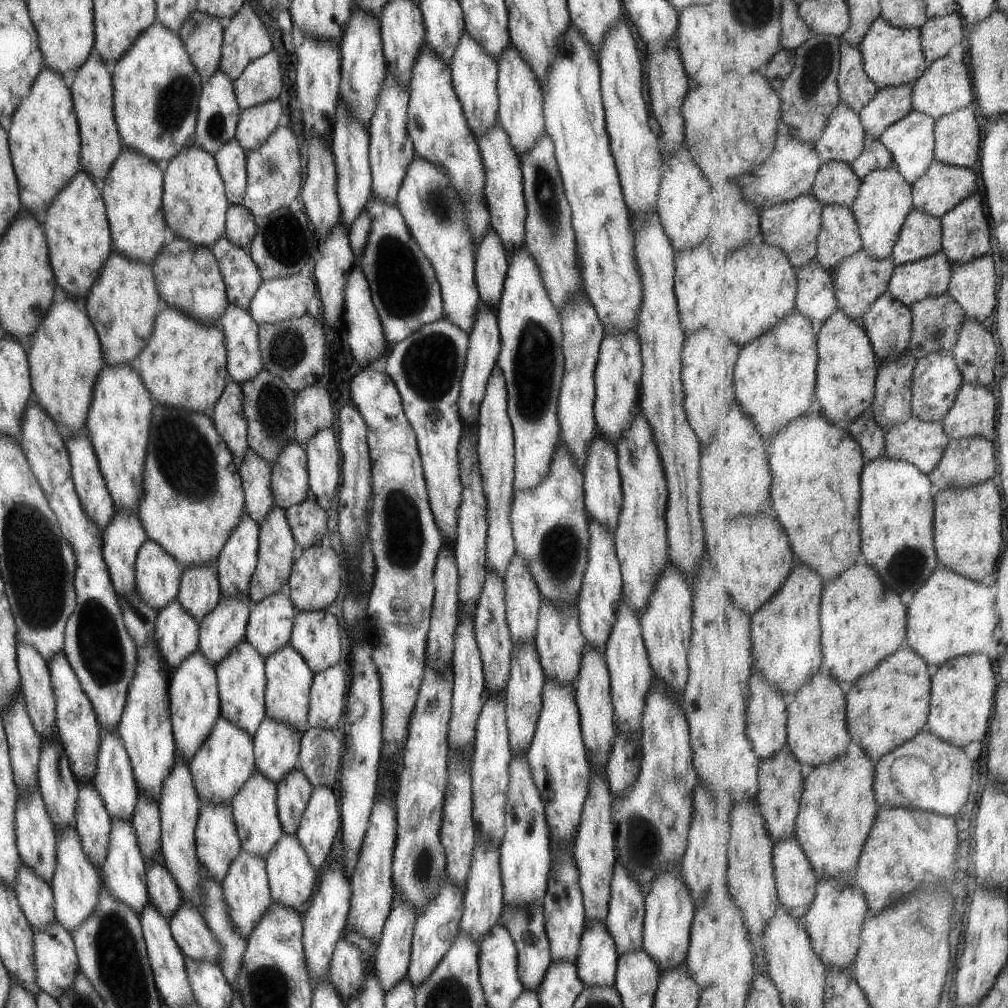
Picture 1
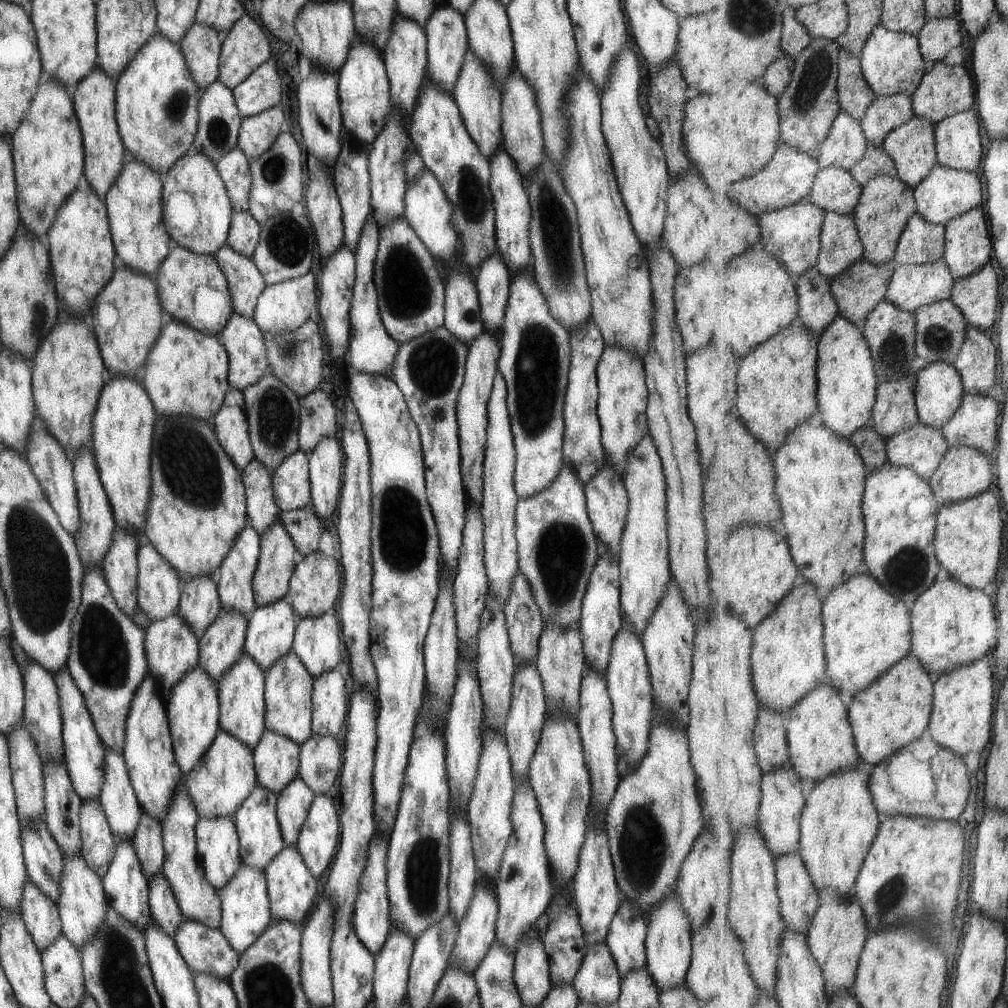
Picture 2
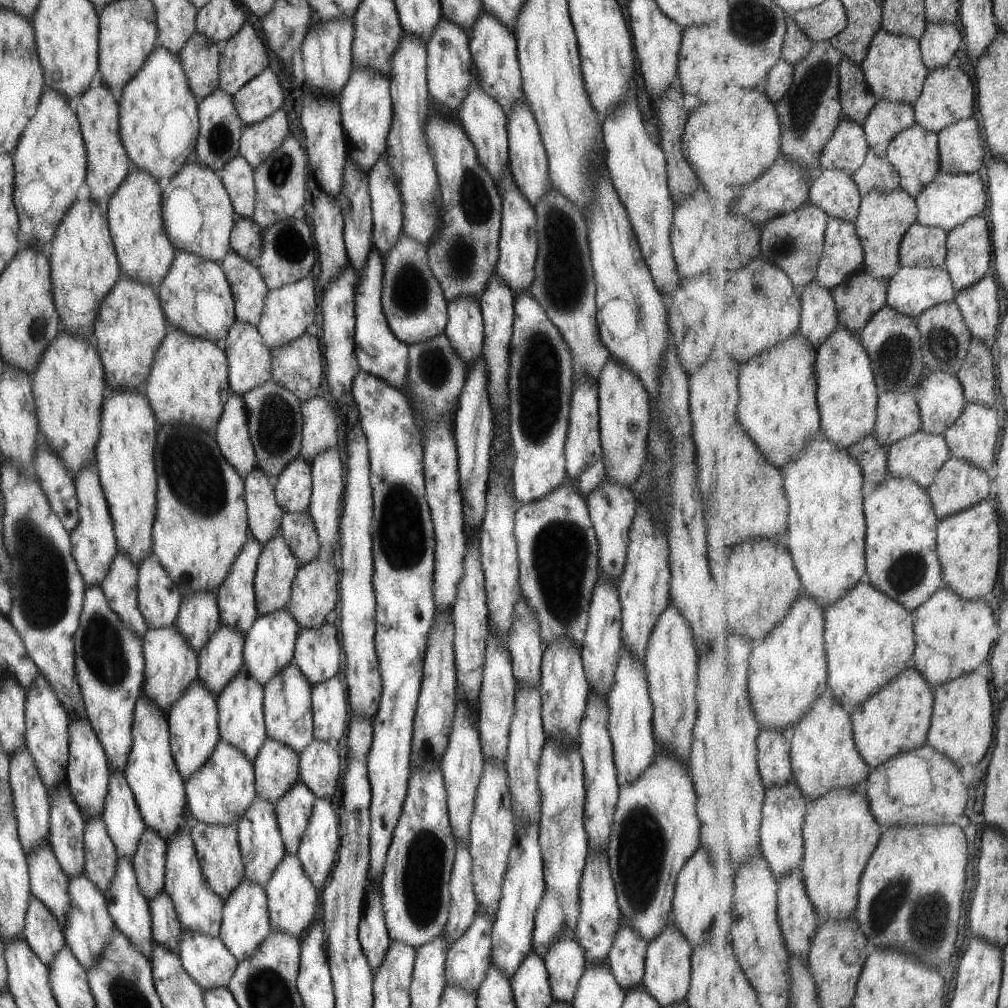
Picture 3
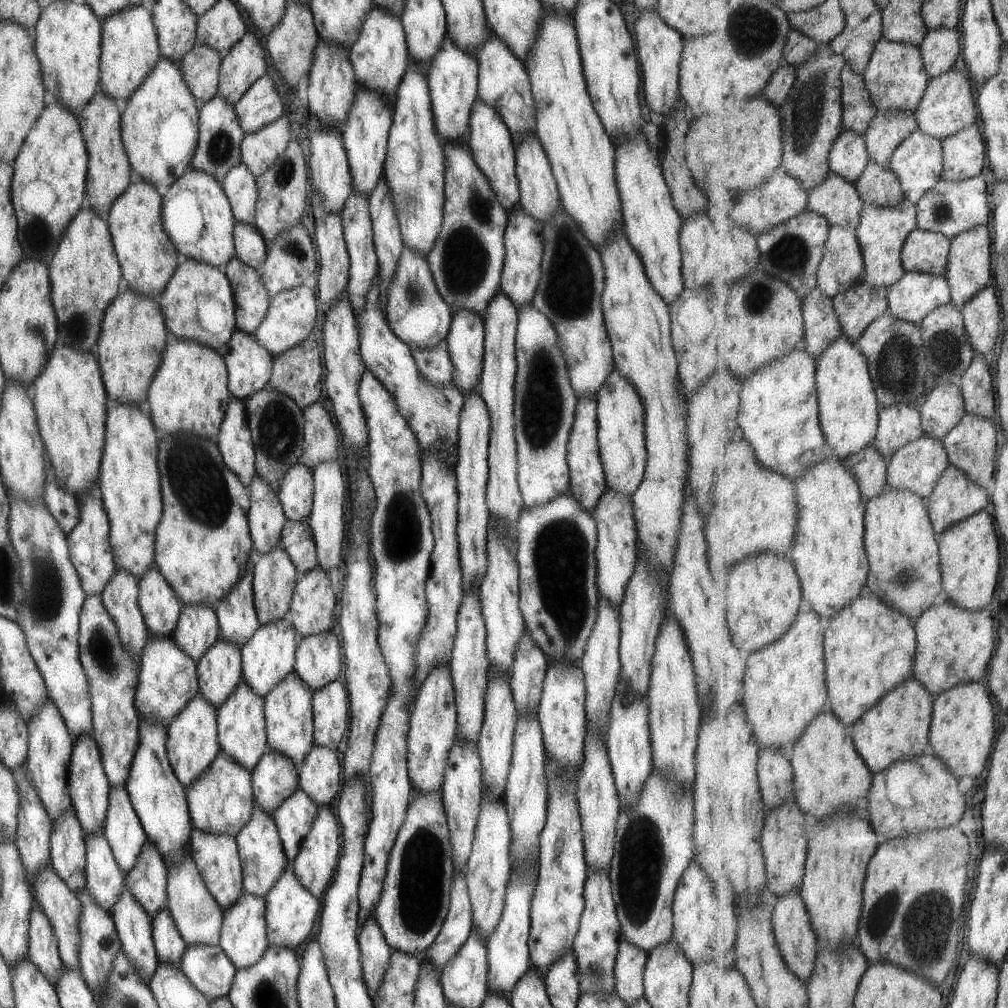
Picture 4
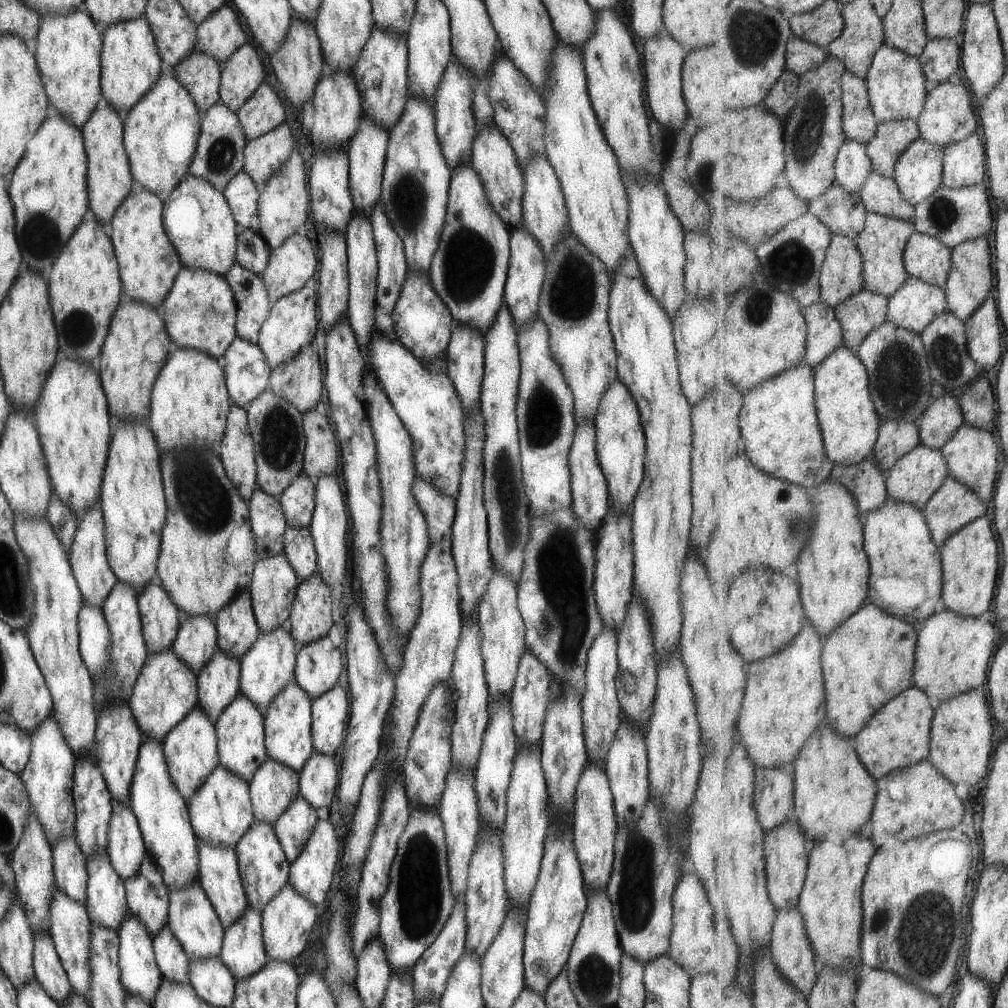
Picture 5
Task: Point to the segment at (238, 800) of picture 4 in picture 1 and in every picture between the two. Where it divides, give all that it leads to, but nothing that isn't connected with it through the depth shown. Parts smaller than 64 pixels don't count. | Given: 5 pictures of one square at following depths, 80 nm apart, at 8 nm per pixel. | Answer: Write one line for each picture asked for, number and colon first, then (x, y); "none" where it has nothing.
1: (225, 760)
2: (220, 780)
3: (218, 793)

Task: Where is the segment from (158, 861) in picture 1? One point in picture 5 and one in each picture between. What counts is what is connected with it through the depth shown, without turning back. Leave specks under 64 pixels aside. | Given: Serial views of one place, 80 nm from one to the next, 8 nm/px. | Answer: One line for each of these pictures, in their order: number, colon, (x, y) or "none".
2: (163, 908)
3: (165, 928)
4: (169, 946)
5: (172, 962)

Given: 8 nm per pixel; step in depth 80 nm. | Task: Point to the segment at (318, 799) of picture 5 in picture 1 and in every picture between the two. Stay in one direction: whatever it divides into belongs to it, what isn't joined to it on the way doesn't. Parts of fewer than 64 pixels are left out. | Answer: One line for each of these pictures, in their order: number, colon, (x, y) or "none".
1: (319, 753)
2: (318, 758)
3: (318, 764)
4: (319, 775)

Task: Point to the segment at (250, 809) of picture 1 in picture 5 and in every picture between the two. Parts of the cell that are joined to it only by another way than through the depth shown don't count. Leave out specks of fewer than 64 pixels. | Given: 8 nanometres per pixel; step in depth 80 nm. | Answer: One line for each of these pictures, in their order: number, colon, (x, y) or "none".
2: (259, 837)
3: (260, 844)
4: (260, 850)
5: (263, 869)

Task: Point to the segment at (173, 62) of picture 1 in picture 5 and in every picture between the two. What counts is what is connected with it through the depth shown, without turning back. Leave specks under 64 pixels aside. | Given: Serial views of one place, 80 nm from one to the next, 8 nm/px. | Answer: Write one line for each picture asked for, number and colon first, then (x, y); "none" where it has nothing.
2: (156, 101)
3: (157, 113)
4: (159, 127)
5: (159, 133)

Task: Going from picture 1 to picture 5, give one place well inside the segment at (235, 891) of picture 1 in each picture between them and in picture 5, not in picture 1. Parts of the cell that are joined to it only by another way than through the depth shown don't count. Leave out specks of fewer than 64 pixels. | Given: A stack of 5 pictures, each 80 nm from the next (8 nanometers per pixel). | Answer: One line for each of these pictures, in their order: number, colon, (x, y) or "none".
2: (244, 905)
3: (245, 923)
4: (242, 938)
5: (242, 951)

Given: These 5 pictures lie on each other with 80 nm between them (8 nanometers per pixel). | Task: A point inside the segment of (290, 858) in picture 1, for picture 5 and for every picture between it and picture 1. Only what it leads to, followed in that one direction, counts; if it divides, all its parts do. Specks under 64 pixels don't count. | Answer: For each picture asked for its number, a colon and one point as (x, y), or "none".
2: (290, 887)
3: (291, 898)
4: (290, 911)
5: (287, 919)

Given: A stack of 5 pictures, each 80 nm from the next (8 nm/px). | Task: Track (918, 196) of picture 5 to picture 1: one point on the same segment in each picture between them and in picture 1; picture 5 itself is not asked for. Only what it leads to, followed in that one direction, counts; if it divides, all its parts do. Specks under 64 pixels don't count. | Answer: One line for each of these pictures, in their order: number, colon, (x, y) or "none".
1: (912, 141)
2: (913, 146)
3: (915, 153)
4: (919, 162)

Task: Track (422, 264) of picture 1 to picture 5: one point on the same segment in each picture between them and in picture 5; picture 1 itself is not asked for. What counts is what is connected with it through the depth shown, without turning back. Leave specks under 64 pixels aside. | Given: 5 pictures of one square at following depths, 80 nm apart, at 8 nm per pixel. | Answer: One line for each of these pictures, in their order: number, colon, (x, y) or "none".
2: (410, 294)
3: (413, 304)
4: (417, 315)
5: (422, 323)

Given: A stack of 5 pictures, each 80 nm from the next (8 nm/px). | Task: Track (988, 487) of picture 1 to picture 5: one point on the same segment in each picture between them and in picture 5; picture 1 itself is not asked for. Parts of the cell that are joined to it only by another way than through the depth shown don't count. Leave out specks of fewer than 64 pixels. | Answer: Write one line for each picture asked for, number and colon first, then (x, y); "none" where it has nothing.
2: (969, 537)
3: (969, 544)
4: (971, 552)
5: (970, 559)

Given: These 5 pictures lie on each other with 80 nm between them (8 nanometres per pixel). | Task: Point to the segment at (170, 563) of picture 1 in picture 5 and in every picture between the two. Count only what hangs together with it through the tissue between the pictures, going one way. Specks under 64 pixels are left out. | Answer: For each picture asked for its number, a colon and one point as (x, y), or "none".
2: (157, 587)
3: (158, 599)
4: (159, 607)
5: (159, 617)

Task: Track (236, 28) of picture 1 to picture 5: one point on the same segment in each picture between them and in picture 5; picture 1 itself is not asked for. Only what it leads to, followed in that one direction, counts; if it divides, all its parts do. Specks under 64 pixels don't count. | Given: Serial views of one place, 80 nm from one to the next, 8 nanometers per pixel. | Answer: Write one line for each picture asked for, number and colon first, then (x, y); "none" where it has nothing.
2: (245, 47)
3: (244, 56)
4: (244, 63)
5: (242, 72)

